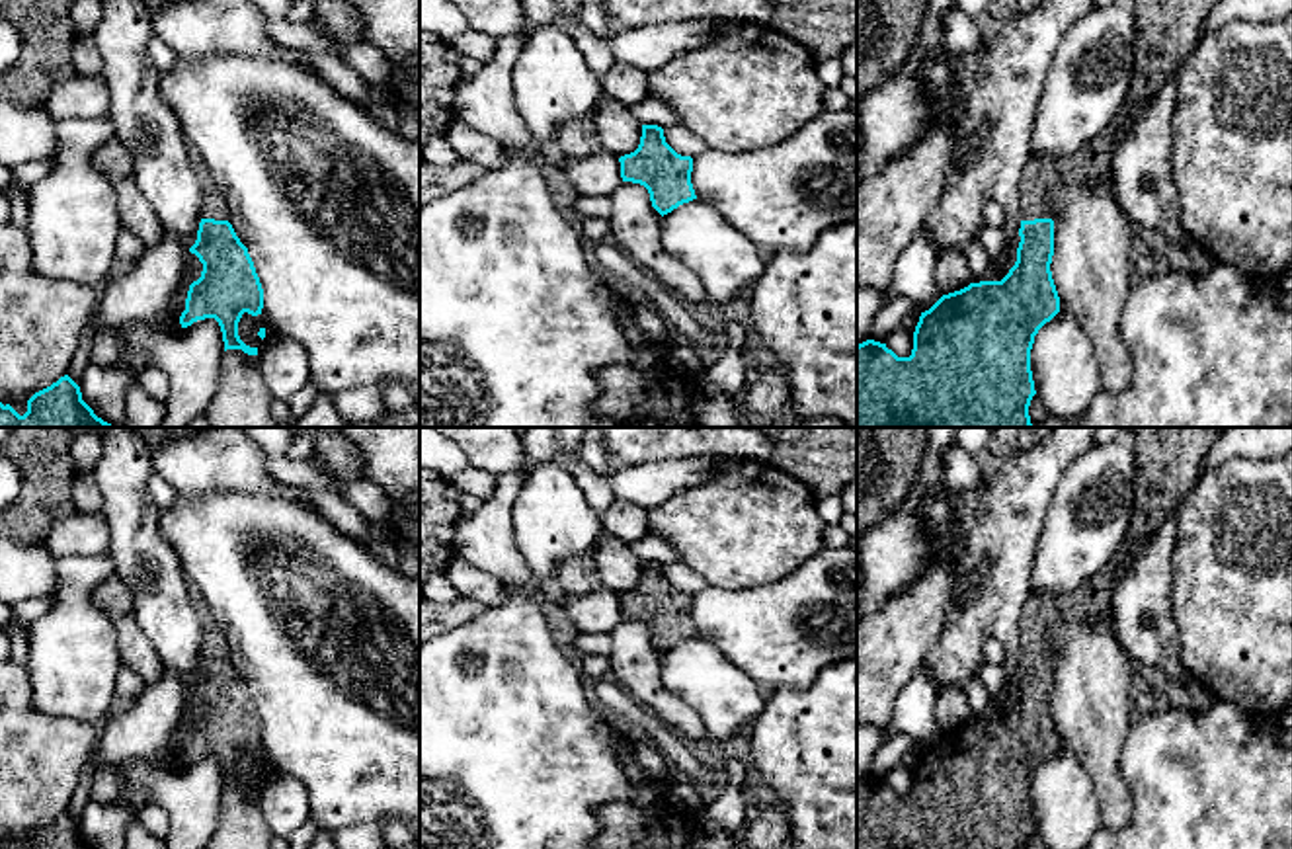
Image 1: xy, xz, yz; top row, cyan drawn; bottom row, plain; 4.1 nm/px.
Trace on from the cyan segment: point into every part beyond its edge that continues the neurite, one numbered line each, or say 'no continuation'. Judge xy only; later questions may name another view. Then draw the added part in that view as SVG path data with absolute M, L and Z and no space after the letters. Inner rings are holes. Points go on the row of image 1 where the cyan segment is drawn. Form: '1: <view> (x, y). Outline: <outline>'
1: xy (213, 205). Outline: M191 150L193 170L203 187L201 219L228 221L228 207L203 158Z

